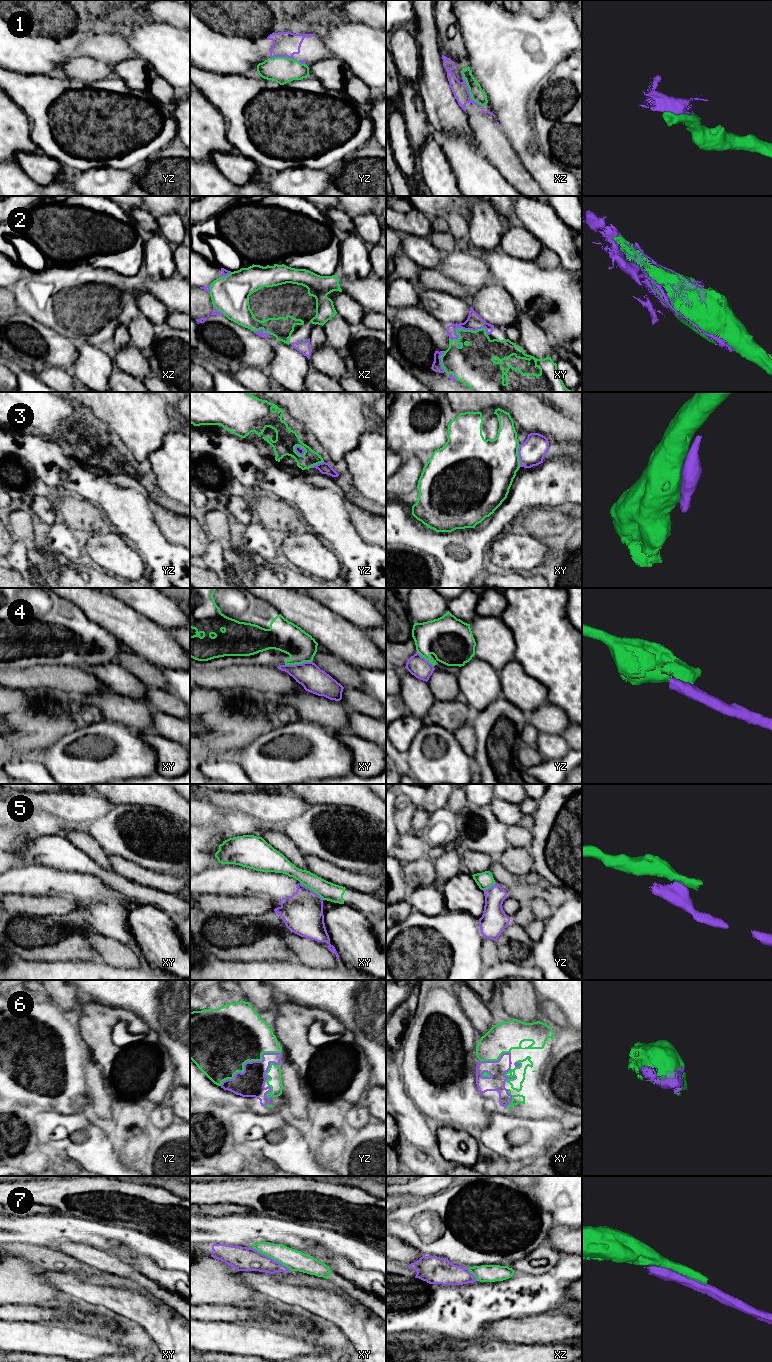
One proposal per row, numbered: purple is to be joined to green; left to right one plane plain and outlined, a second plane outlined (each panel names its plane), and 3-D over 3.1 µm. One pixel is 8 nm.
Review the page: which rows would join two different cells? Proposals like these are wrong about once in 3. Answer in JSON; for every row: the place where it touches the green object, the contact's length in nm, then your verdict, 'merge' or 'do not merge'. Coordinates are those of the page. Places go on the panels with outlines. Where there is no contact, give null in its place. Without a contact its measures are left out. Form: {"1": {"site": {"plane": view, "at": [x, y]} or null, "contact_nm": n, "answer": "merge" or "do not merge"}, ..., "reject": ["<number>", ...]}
{"1": {"site": {"plane": "xz", "at": [469, 91]}, "contact_nm": 340, "answer": "do not merge"}, "2": {"site": {"plane": "xy", "at": [465, 330]}, "contact_nm": 320, "answer": "merge"}, "3": {"site": {"plane": "yz", "at": [300, 446]}, "contact_nm": 100, "answer": "do not merge"}, "4": {"site": {"plane": "xy", "at": [298, 663]}, "contact_nm": 220, "answer": "do not merge"}, "5": {"site": {"plane": "xy", "at": [312, 890]}, "contact_nm": 240, "answer": "do not merge"}, "6": {"site": {"plane": "yz", "at": [248, 1060]}, "contact_nm": 550, "answer": "merge"}, "7": {"site": {"plane": "xy", "at": [271, 1258]}, "contact_nm": 360, "answer": "do not merge"}, "reject": ["1", "3", "4", "5", "7"]}

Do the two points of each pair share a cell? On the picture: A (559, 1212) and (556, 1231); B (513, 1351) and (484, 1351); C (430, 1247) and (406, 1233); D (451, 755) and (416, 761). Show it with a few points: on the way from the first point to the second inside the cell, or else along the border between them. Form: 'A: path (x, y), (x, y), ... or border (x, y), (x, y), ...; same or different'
A: border (555, 1224), (562, 1227); different
B: path (506, 1351), (491, 1351); same
C: path (424, 1246), (412, 1238); same
D: path (442, 762), (425, 762); same

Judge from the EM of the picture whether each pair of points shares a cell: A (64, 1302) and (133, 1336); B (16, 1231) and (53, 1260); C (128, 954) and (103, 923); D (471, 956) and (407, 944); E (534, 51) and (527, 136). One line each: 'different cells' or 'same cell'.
A: same cell
B: same cell
C: different cells
D: same cell
E: same cell

